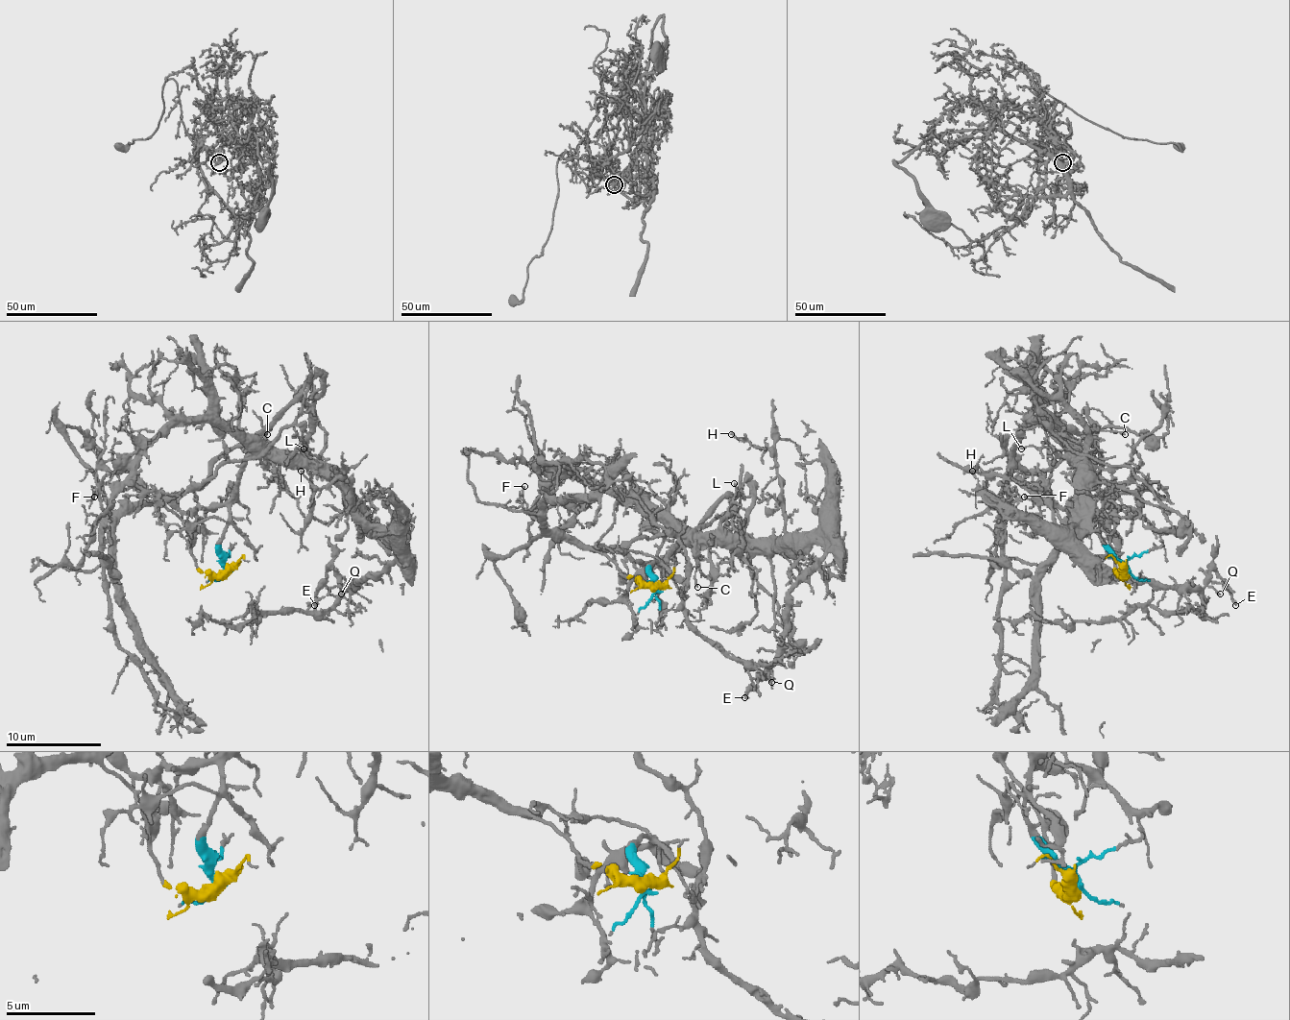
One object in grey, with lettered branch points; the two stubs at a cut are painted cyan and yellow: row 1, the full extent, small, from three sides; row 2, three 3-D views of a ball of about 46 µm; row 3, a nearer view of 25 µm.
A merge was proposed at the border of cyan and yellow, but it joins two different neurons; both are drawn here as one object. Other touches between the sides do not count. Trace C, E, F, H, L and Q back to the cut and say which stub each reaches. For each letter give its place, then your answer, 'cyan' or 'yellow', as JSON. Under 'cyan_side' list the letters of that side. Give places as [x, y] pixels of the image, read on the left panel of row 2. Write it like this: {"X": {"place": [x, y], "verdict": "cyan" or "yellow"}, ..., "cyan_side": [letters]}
{"C": {"place": [267, 434], "verdict": "cyan"}, "E": {"place": [314, 605], "verdict": "cyan"}, "F": {"place": [94, 497], "verdict": "yellow"}, "H": {"place": [301, 471], "verdict": "cyan"}, "L": {"place": [304, 449], "verdict": "cyan"}, "Q": {"place": [341, 594], "verdict": "cyan"}, "cyan_side": ["C", "E", "H", "L", "Q"]}

